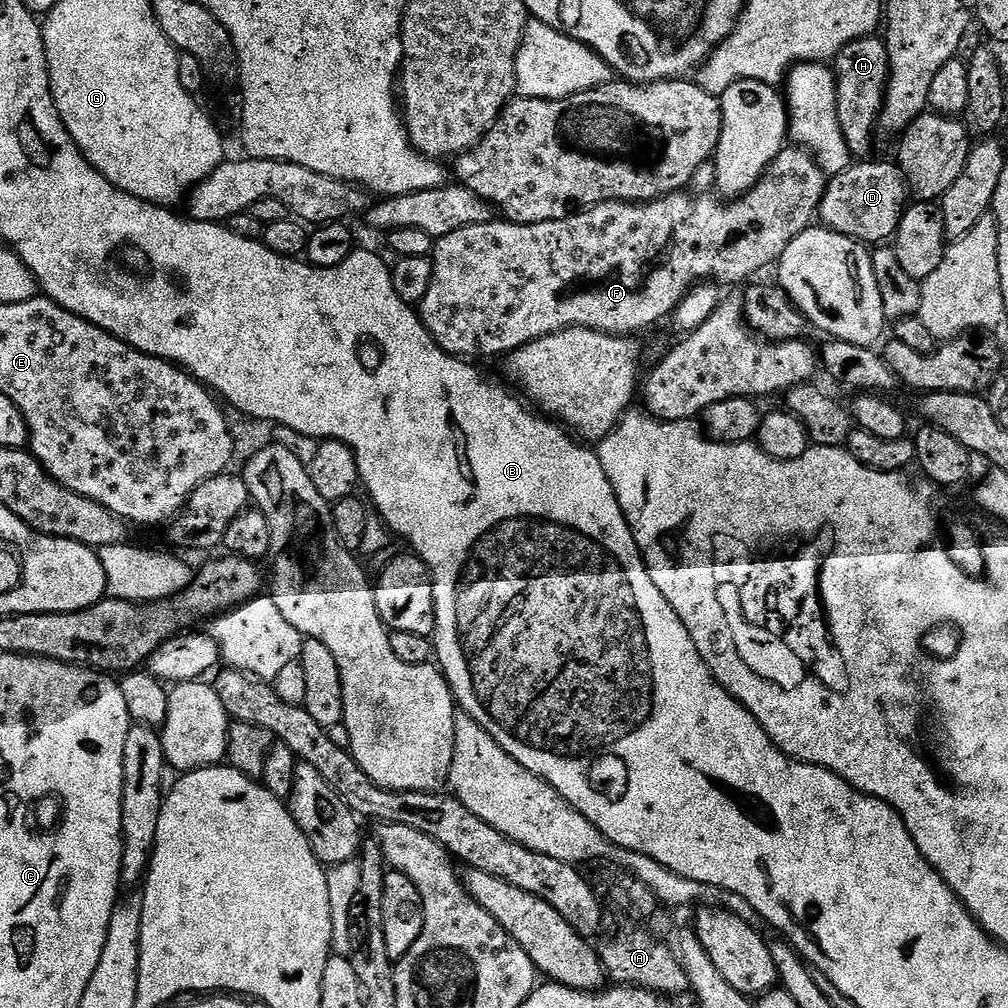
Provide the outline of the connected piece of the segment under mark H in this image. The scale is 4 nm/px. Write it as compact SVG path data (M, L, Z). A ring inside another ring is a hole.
M879 35L863 36L846 46L836 55L834 61L836 74L836 93L838 94L838 118L842 126L842 138L846 138L846 146L853 157L868 158L873 155L872 139L878 136L880 111L884 109L884 95L888 89L888 75L890 74L890 58L888 46Z

